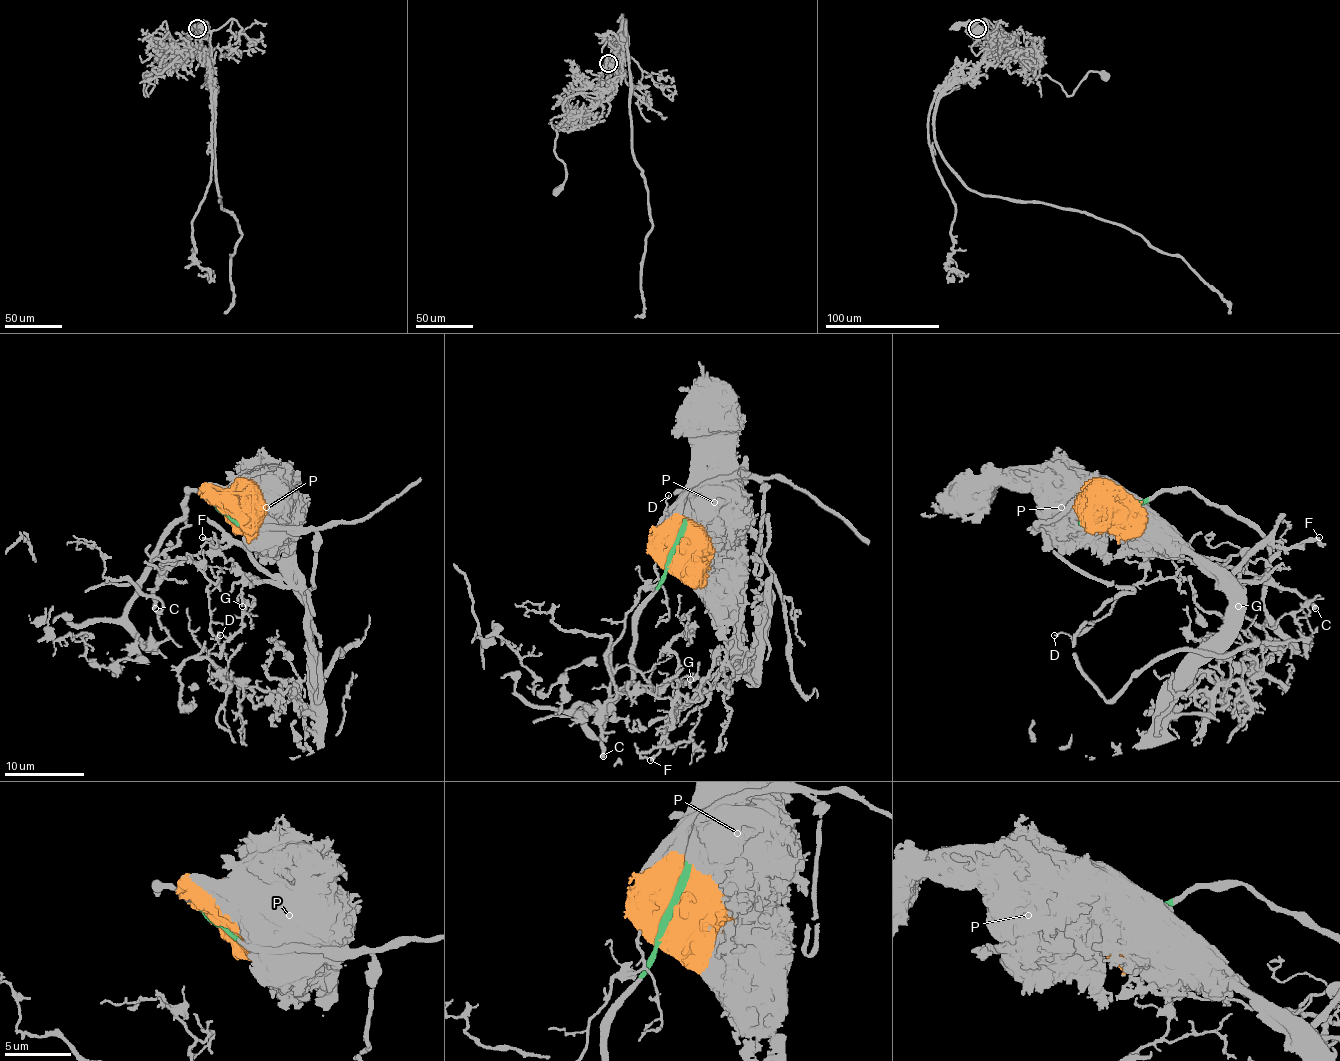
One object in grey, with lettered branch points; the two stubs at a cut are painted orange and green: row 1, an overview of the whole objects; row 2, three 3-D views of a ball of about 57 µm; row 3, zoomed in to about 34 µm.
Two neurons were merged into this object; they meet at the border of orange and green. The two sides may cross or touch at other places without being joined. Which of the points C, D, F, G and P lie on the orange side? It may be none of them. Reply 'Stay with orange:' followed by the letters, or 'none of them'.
Stay with orange: F, G, P

